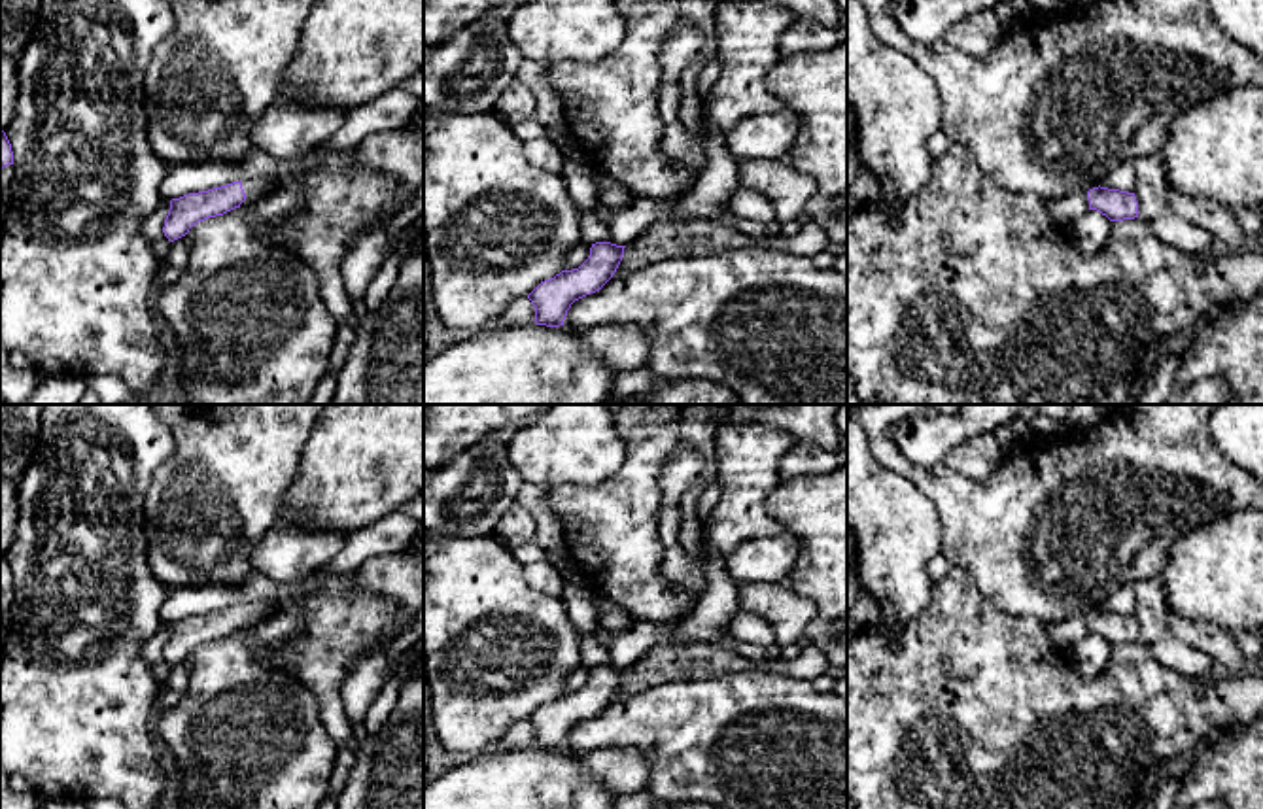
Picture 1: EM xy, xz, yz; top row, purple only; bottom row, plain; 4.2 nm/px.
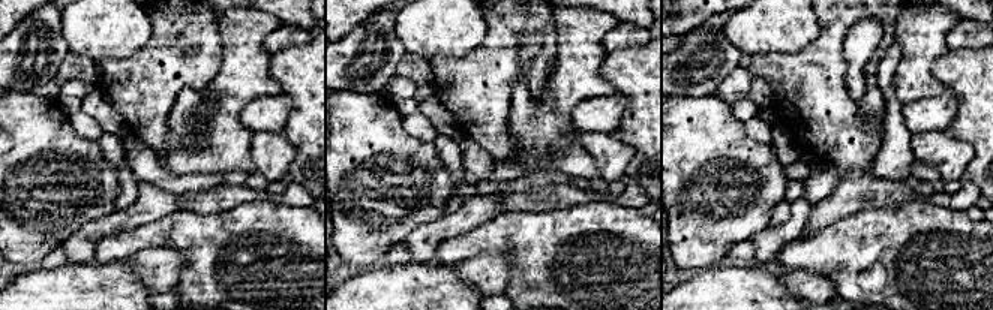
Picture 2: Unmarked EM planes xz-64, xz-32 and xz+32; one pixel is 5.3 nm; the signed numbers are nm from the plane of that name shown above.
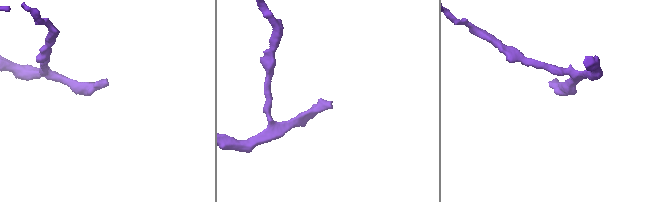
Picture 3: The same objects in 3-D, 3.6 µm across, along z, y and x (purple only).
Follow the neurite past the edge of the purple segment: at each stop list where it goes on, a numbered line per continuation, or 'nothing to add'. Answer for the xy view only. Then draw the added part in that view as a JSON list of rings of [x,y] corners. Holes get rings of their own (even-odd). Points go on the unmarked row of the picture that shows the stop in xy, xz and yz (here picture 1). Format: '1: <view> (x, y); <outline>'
1: xy (256, 613); [[[259,601],[259,603],[242,603],[242,612],[246,616],[248,626],[259,626],[268,616],[272,616],[280,607],[274,603]]]

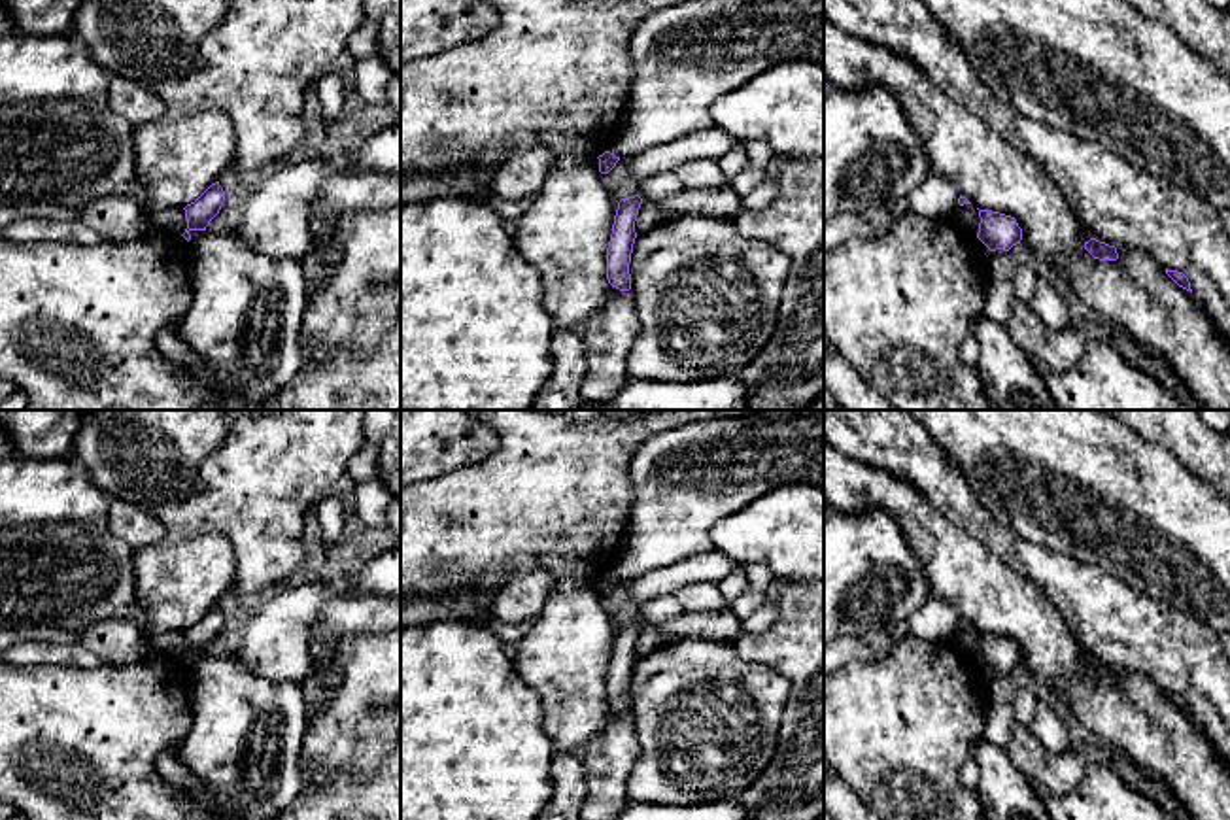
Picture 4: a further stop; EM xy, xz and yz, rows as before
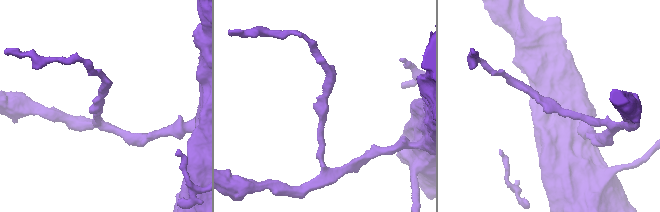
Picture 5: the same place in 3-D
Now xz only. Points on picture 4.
nothing to add

